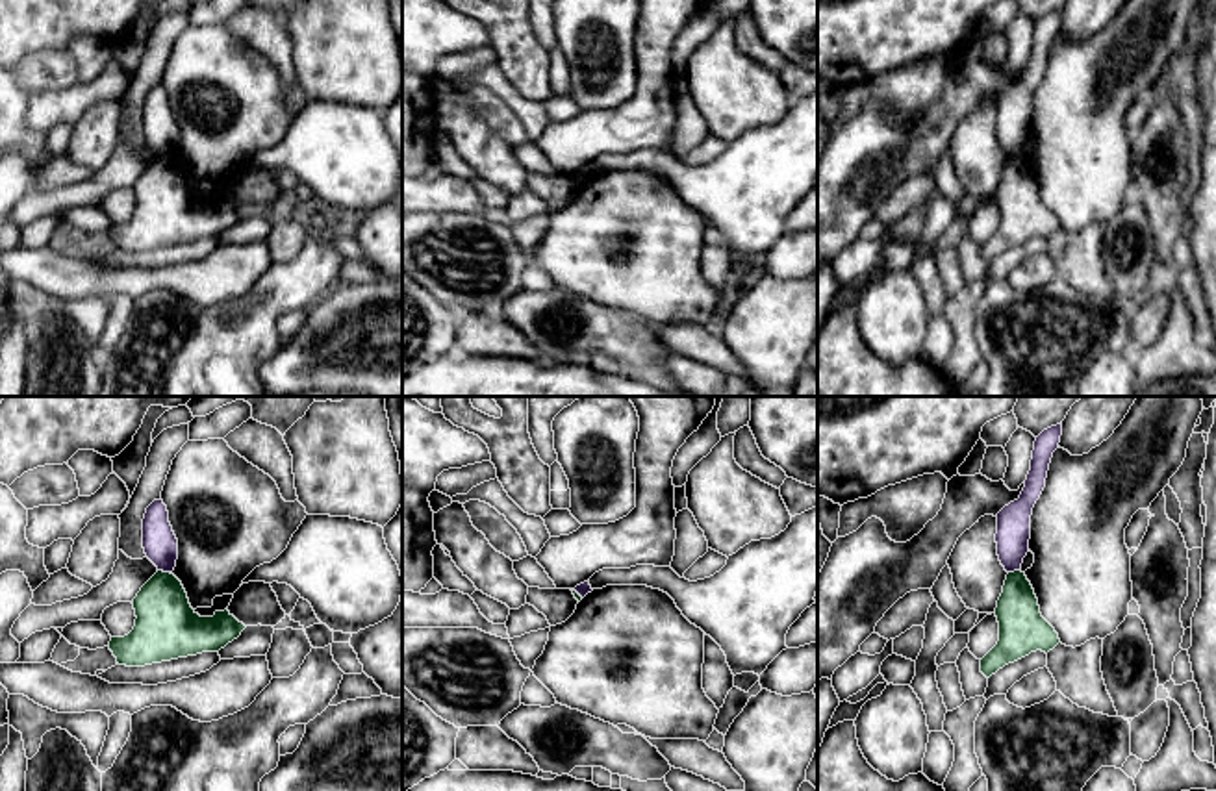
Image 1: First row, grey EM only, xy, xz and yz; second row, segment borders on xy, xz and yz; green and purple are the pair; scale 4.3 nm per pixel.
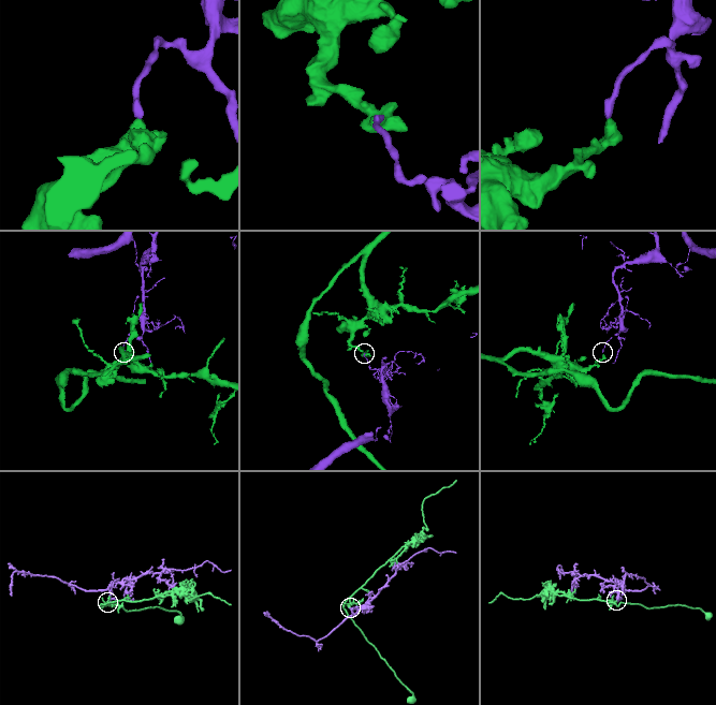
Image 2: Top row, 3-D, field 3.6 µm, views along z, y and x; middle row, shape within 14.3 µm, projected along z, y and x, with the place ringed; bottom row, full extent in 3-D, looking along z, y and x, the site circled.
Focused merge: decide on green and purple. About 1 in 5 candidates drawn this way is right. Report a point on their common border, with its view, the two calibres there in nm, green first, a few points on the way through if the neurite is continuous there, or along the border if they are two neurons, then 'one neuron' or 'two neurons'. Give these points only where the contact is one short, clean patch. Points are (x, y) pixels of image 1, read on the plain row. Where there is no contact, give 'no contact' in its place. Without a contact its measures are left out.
contact xy (165, 158); calibres 280 and 150 nm; border xy (158, 154), (171, 160); two neurons

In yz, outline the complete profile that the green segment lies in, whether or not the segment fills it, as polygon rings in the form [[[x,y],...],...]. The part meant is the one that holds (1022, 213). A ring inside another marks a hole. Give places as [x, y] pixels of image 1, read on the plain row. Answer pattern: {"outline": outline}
{"outline": [[[1021,156],[1007,159],[994,198],[999,207],[999,226],[981,245],[981,257],[986,263],[1031,237],[1047,239],[1060,228],[1055,213],[1042,202],[1034,174]]]}

